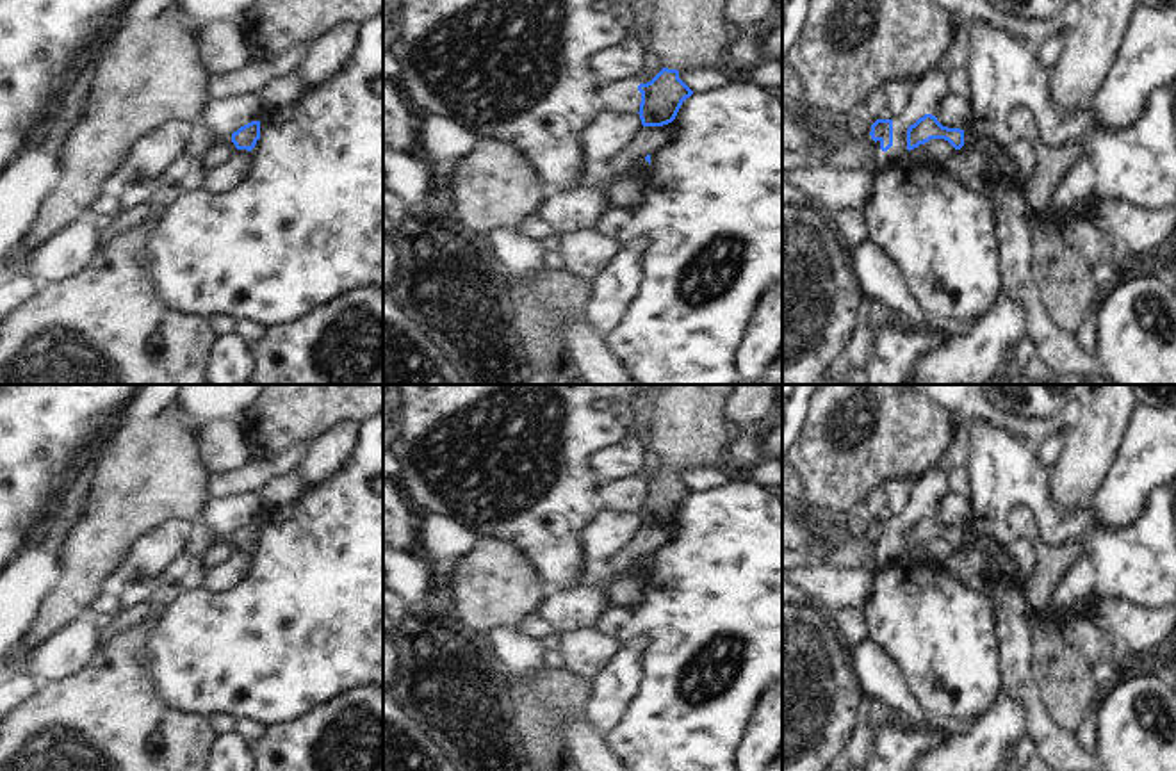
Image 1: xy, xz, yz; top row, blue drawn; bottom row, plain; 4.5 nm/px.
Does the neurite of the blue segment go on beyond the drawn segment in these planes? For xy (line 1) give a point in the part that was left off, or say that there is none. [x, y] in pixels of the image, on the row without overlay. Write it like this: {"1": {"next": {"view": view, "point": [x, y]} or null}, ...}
{"1": {"next": null}}

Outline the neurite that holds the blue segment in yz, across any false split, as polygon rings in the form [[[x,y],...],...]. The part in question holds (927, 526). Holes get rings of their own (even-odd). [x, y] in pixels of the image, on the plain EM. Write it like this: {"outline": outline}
{"outline": [[[925,513],[907,529],[907,548],[914,548],[919,543],[928,541],[930,538],[944,538],[955,548],[964,545],[964,529],[943,525],[935,515]]]}

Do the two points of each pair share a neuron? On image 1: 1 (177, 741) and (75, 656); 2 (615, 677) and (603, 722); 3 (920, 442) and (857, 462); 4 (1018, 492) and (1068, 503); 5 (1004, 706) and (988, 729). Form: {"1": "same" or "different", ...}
{"1": "different", "2": "same", "3": "same", "4": "different", "5": "same"}

